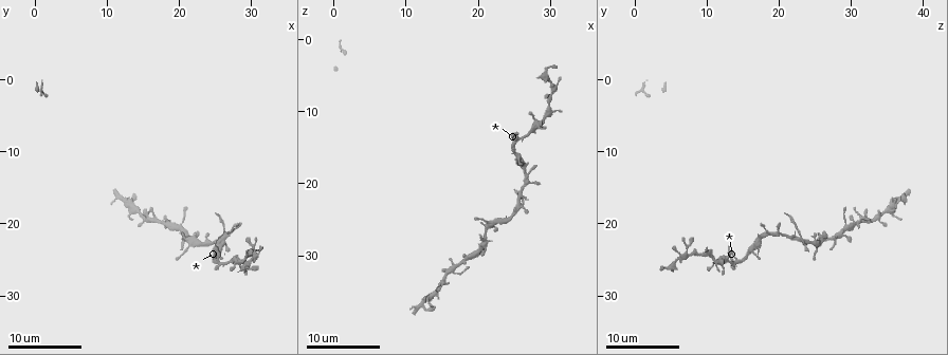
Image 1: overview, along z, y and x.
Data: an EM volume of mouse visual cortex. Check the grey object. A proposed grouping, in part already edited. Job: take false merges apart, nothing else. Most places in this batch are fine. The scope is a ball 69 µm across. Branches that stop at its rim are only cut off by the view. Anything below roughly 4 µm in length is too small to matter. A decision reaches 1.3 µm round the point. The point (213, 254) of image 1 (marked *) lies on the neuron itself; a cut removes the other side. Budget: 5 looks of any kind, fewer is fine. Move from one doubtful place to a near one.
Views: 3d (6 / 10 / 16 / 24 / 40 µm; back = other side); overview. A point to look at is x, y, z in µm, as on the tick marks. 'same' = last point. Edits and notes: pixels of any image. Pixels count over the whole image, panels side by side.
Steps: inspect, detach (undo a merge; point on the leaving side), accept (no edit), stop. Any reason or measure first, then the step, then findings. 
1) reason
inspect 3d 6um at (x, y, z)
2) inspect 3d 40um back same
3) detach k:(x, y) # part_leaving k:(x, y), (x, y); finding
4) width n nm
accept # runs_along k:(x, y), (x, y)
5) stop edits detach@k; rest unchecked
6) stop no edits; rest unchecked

four-way junction
inspect 3d 16um at (30.5, 23.5, 7.5)

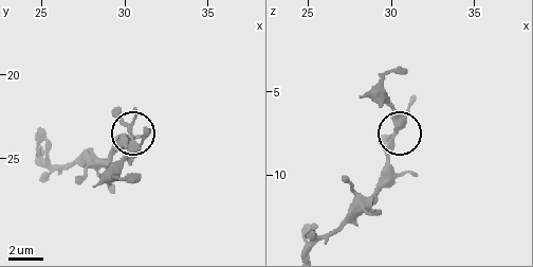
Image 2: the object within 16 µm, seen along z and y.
accept # continuous, no second neuron

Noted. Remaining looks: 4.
arms part here
inspect 3d 16um at (25.5, 25.5, 14.0)

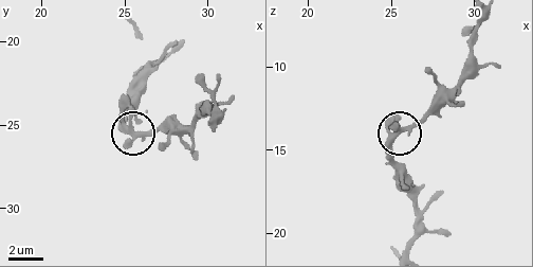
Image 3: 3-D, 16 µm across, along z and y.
other side
inspect 3d 16um back at (25.4, 25.3, 14.0)

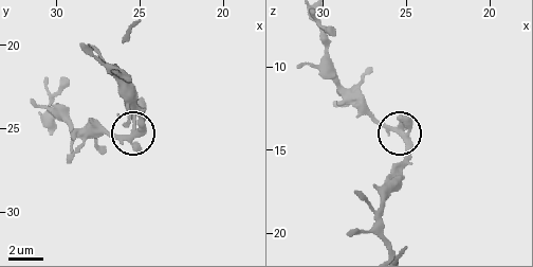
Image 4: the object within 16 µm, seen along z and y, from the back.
accept # runs_along 4:(143, 116), (123, 136), (90, 131); continuous, no second neuron

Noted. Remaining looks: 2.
inspect 3d 16um at (26.0, 22.0, 22.5)

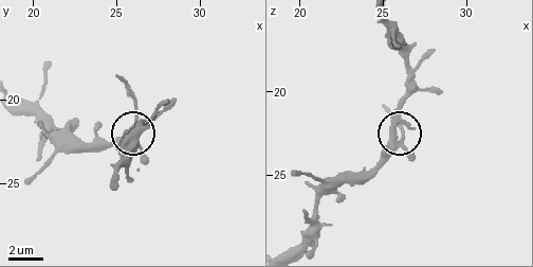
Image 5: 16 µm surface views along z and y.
inspect 3d 16um back same

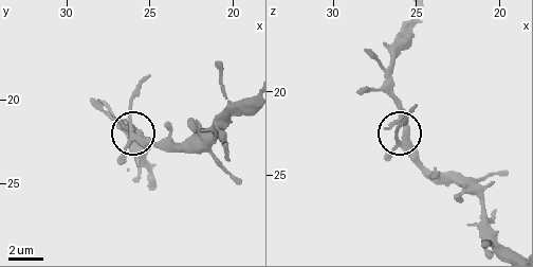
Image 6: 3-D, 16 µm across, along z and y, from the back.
detach 6:(120, 158) # part_leaving 6:(129, 134), (130, 96), (149, 77); two neurons meet here

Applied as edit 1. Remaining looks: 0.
stop edits detach@6; rest unchecked

